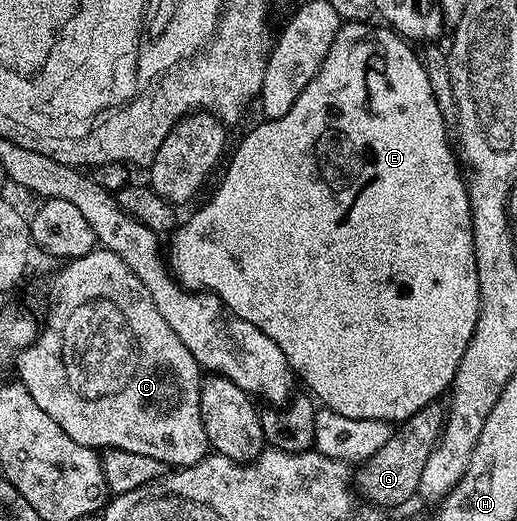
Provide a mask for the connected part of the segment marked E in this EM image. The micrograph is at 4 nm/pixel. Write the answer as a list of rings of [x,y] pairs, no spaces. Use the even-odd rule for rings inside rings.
[[[351,20],[343,23],[341,27],[342,29],[339,32],[335,31],[333,33],[334,41],[324,58],[324,62],[320,66],[320,70],[314,75],[312,82],[308,82],[308,86],[304,86],[304,94],[300,94],[300,98],[296,98],[296,102],[292,102],[292,110],[288,110],[288,114],[284,114],[275,120],[263,119],[261,121],[262,124],[256,125],[239,142],[238,149],[234,152],[234,157],[232,157],[232,152],[232,155],[229,157],[229,160],[231,159],[230,165],[228,165],[228,160],[228,163],[225,165],[225,168],[227,167],[226,173],[223,174],[222,181],[218,184],[218,189],[211,194],[210,201],[203,208],[196,209],[187,220],[185,217],[184,222],[179,223],[176,231],[169,237],[169,240],[171,239],[170,244],[168,240],[168,264],[172,269],[173,275],[176,277],[177,283],[181,284],[183,288],[213,292],[214,295],[219,296],[224,302],[224,306],[228,306],[228,310],[232,310],[232,314],[244,318],[244,322],[252,322],[252,326],[256,326],[256,330],[268,334],[268,338],[272,338],[272,342],[276,342],[276,346],[280,346],[280,350],[284,354],[286,361],[290,364],[291,370],[294,371],[295,377],[301,383],[303,380],[311,388],[309,391],[312,393],[315,401],[321,402],[327,408],[336,410],[336,414],[344,414],[348,418],[372,418],[373,420],[385,420],[387,422],[401,422],[412,414],[416,414],[416,410],[435,403],[441,397],[438,395],[441,392],[443,395],[450,385],[454,383],[454,375],[460,366],[460,358],[464,358],[464,350],[468,350],[468,342],[472,338],[474,327],[478,321],[478,307],[482,305],[482,299],[480,298],[478,267],[476,266],[474,239],[472,238],[470,193],[463,173],[462,176],[458,173],[459,157],[456,155],[456,152],[456,157],[454,157],[454,152],[450,149],[450,140],[446,137],[448,122],[442,117],[442,111],[436,100],[432,82],[428,78],[428,70],[422,64],[421,55],[417,51],[414,53],[410,49],[413,47],[389,26],[377,28],[374,22]]]

